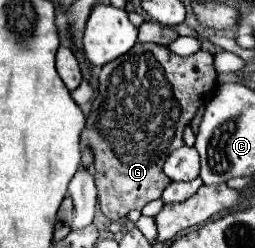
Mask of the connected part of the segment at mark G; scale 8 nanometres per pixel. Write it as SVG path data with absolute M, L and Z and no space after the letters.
M135 44L127 54L105 64L99 72L99 92L91 102L85 130L81 134L81 144L91 146L95 152L95 186L99 194L101 212L119 222L131 210L141 210L151 200L161 198L163 190L171 180L163 174L163 164L167 156L181 148L183 130L195 118L199 106L203 106L217 86L217 72L213 68L213 54L199 50L193 56L181 58L167 52L165 46L157 44Z

